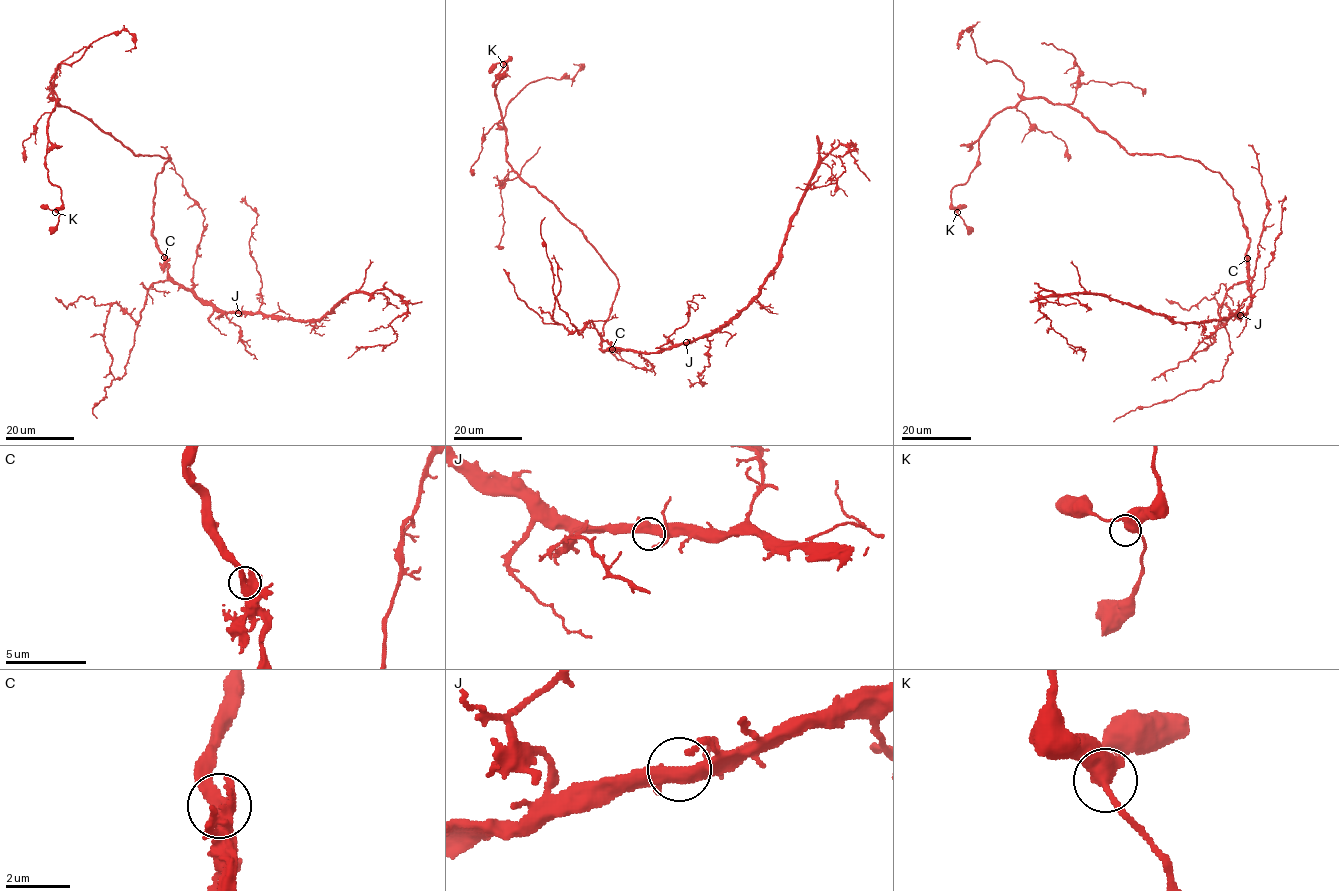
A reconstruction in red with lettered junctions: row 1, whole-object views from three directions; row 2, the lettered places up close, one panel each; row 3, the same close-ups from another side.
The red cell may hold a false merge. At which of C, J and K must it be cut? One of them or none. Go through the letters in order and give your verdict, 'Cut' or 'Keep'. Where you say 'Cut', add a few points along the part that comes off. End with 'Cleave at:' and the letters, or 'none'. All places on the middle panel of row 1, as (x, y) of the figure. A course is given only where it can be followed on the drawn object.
C: Keep
J: Keep
K: Keep
Cleave at: none

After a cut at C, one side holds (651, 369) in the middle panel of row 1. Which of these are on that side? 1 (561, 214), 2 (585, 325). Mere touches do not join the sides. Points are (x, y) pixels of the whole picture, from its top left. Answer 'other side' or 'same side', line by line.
1: other side
2: same side

